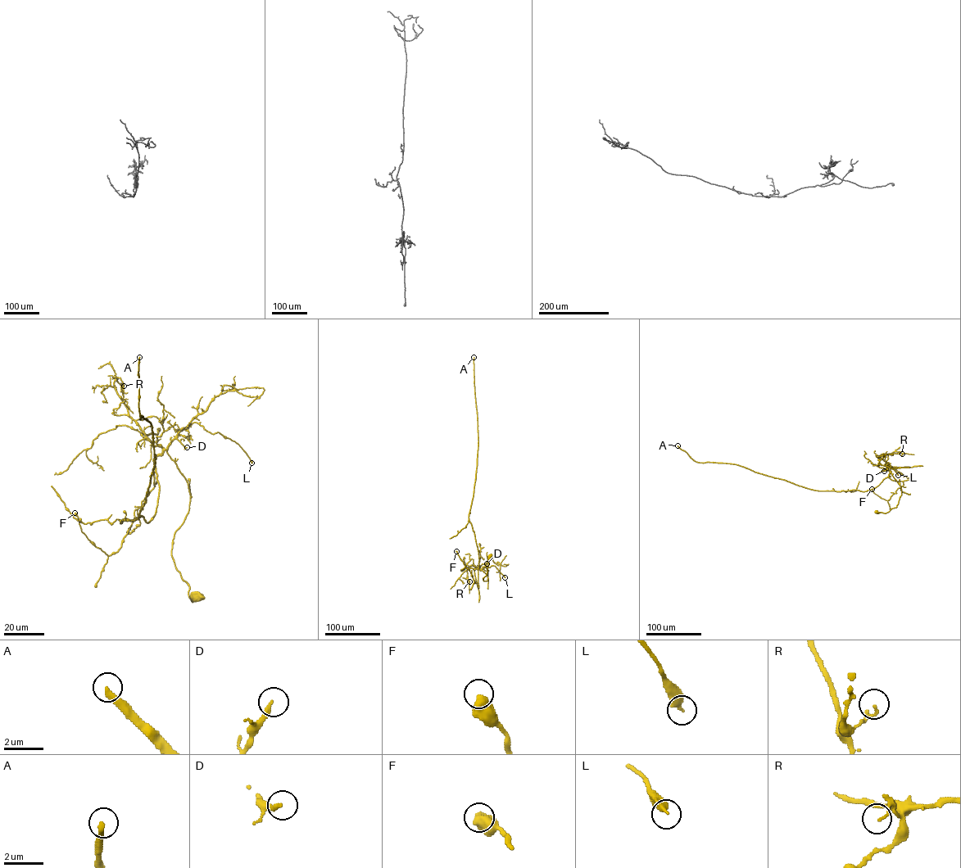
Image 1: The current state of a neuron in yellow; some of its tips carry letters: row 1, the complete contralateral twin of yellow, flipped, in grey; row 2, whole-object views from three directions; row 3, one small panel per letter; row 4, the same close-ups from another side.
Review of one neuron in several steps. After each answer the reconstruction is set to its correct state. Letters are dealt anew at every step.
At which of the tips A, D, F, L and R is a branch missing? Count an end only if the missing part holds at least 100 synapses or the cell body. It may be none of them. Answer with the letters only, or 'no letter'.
A

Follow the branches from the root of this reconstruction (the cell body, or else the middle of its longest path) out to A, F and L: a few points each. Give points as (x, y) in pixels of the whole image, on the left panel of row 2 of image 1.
A: (197, 598), (171, 553), (190, 495), (165, 449), (155, 515), (120, 522), (138, 517), (155, 465), (139, 357)
F: (197, 598), (171, 553), (190, 495), (165, 449), (116, 552), (97, 547), (74, 513)
L: (197, 598), (189, 598), (189, 586), (171, 553), (190, 495), (166, 447), (196, 422), (236, 441), (251, 463)

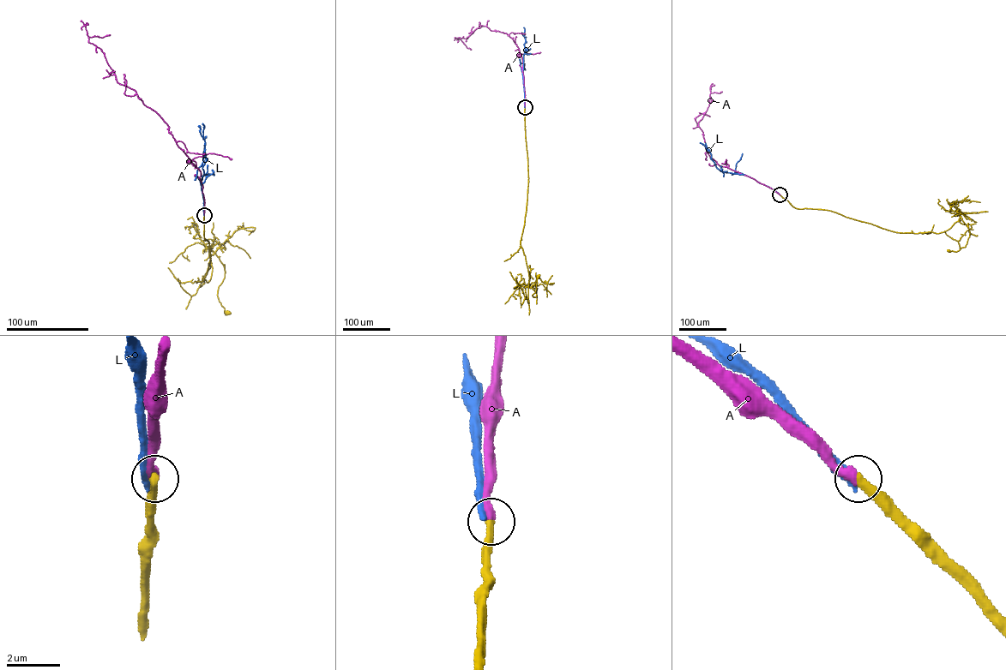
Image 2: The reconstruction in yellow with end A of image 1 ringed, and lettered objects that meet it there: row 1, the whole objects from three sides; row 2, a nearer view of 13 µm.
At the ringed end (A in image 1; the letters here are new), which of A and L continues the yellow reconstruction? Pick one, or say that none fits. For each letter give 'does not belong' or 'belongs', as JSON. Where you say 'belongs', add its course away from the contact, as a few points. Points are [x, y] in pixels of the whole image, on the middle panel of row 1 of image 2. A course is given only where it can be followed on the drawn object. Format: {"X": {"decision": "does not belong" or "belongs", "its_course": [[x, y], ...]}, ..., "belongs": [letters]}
{"A": {"decision": "belongs", "its_course": [[525, 107], [522, 60], [513, 39], [507, 33], [482, 26], [466, 38], [459, 37], [471, 50]]}, "L": {"decision": "does not belong"}, "belongs": ["A"]}

